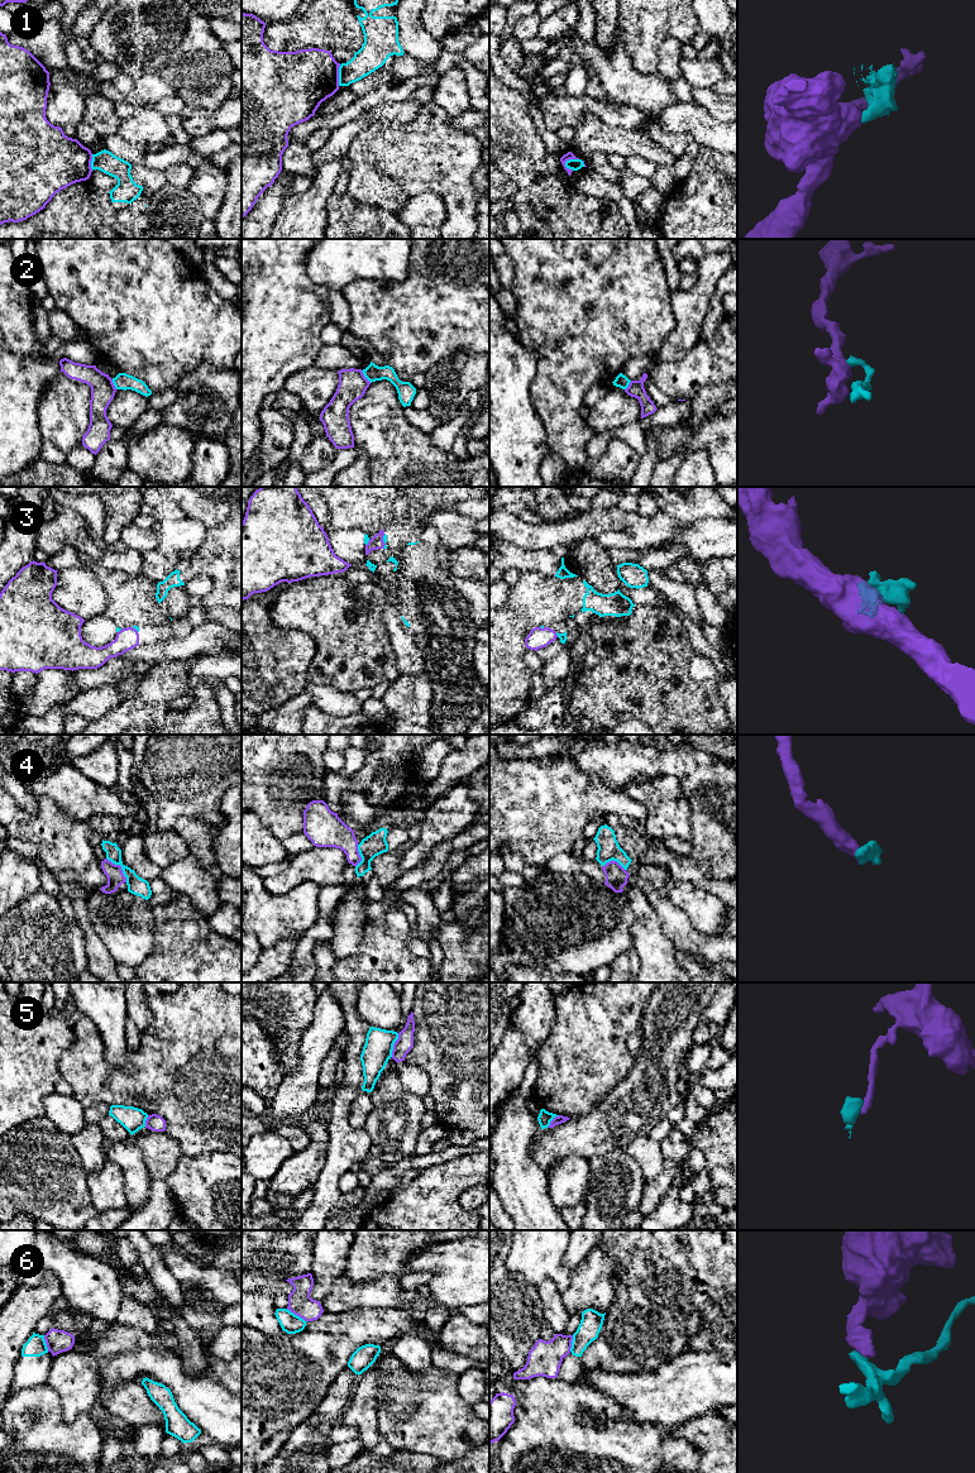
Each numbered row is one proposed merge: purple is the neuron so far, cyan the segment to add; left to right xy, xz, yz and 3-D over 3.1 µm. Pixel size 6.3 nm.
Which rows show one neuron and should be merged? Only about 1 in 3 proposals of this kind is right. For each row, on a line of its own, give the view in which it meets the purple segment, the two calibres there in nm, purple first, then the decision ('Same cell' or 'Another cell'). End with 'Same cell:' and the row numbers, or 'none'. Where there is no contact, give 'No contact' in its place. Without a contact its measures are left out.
1: Touches purple in yz. Thickness 50 nm (purple) against 70 nm. Another cell
2: Touches purple in xz. Thickness 180 nm (purple) against 100 nm. Another cell
3: Touches purple in xz. Thickness 90 nm (purple) against 30 nm. Another cell
4: Touches purple in xy. Thickness 110 nm (purple) against 120 nm. Another cell
5: Touches purple in xz. Thickness 110 nm (purple) against 180 nm. Another cell
6: Touches purple in xz. Thickness 150 nm (purple) against 130 nm. Another cell
Same cell: none

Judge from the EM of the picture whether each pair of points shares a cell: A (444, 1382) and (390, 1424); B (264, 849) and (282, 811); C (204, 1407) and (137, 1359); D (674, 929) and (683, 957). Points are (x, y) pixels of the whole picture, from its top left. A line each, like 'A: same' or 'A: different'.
A: same
B: different
C: same
D: different

